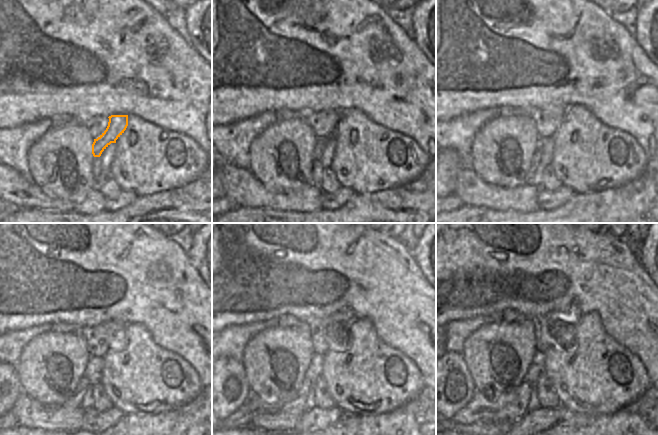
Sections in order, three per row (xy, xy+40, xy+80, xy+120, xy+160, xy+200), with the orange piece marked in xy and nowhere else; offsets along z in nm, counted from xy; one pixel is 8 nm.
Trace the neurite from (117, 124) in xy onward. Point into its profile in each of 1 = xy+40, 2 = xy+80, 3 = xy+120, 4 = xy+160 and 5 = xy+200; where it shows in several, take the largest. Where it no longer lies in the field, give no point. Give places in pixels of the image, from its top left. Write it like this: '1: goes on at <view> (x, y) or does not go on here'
1: goes on at xy+40 (320, 142)
2: goes on at xy+80 (535, 160)
3: goes on at xy+120 (75, 401)
4: goes on at xy+160 (254, 405)
5: goes on at xy+200 (511, 406)

